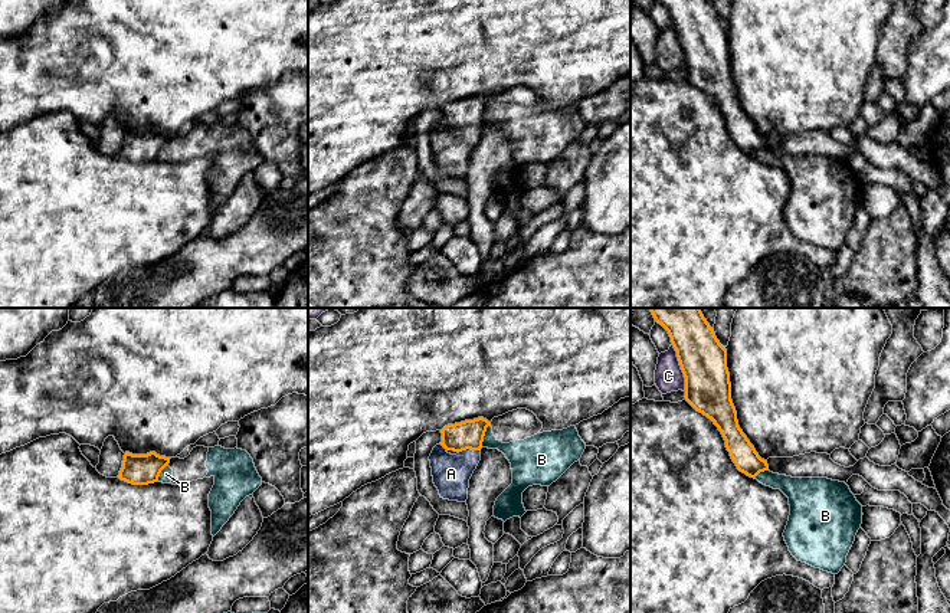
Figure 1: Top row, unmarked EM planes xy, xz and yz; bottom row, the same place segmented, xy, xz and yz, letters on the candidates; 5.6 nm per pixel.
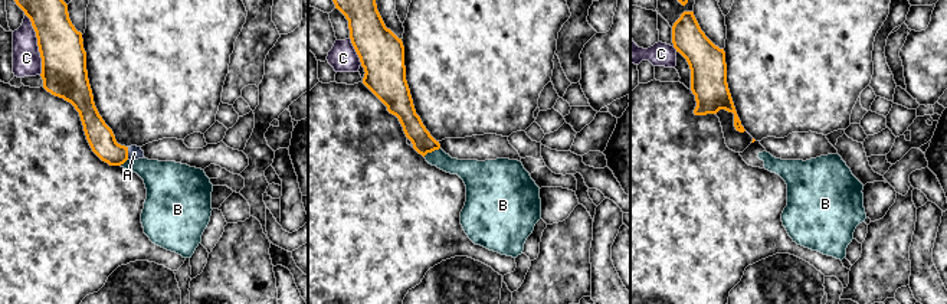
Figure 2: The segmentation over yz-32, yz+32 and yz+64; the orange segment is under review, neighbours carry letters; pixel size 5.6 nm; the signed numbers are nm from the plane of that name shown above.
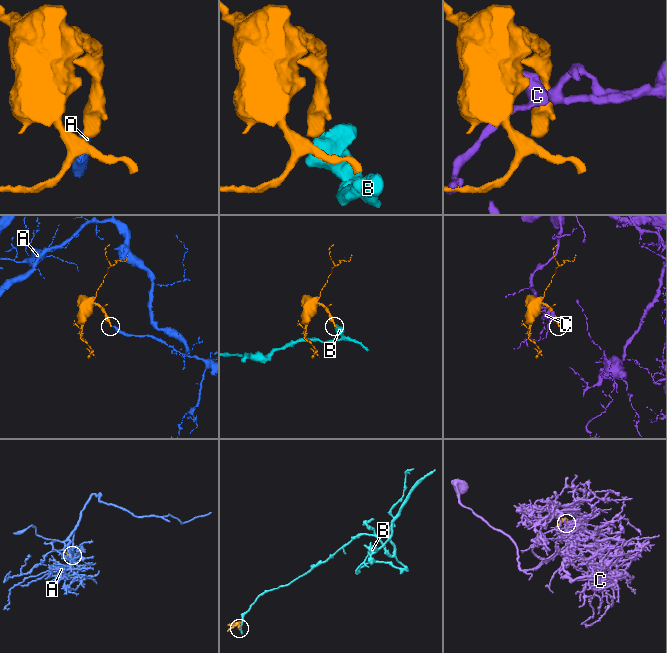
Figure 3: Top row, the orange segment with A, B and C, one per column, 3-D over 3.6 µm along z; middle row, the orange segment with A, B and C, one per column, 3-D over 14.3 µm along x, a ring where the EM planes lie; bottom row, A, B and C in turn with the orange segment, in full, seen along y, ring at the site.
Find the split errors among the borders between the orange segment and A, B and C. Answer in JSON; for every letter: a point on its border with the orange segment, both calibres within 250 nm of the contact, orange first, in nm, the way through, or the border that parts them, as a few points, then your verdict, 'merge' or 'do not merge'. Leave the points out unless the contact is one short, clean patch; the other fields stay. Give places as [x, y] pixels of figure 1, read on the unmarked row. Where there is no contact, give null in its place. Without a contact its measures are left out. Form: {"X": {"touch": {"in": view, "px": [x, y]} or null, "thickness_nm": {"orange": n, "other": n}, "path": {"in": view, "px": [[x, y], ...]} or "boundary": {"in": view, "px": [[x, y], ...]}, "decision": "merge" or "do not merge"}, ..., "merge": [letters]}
{"A": {"touch": {"in": "xz", "px": [469, 125]}, "thickness_nm": {"orange": 160, "other": 220}, "path": {"in": "xz", "px": [[467, 112], [469, 125], [469, 133], [451, 151]]}, "decision": "merge"}, "B": {"touch": {"in": "xz", "px": [484, 112]}, "thickness_nm": {"orange": 160, "other": 170}, "boundary": {"in": "xz", "px": [[490, 101], [480, 125]]}, "decision": "do not merge"}, "C": {"touch": {"in": "yz", "px": [681, 45]}, "thickness_nm": {"orange": 260, "other": 160}, "decision": "do not merge"}, "merge": ["A"]}

